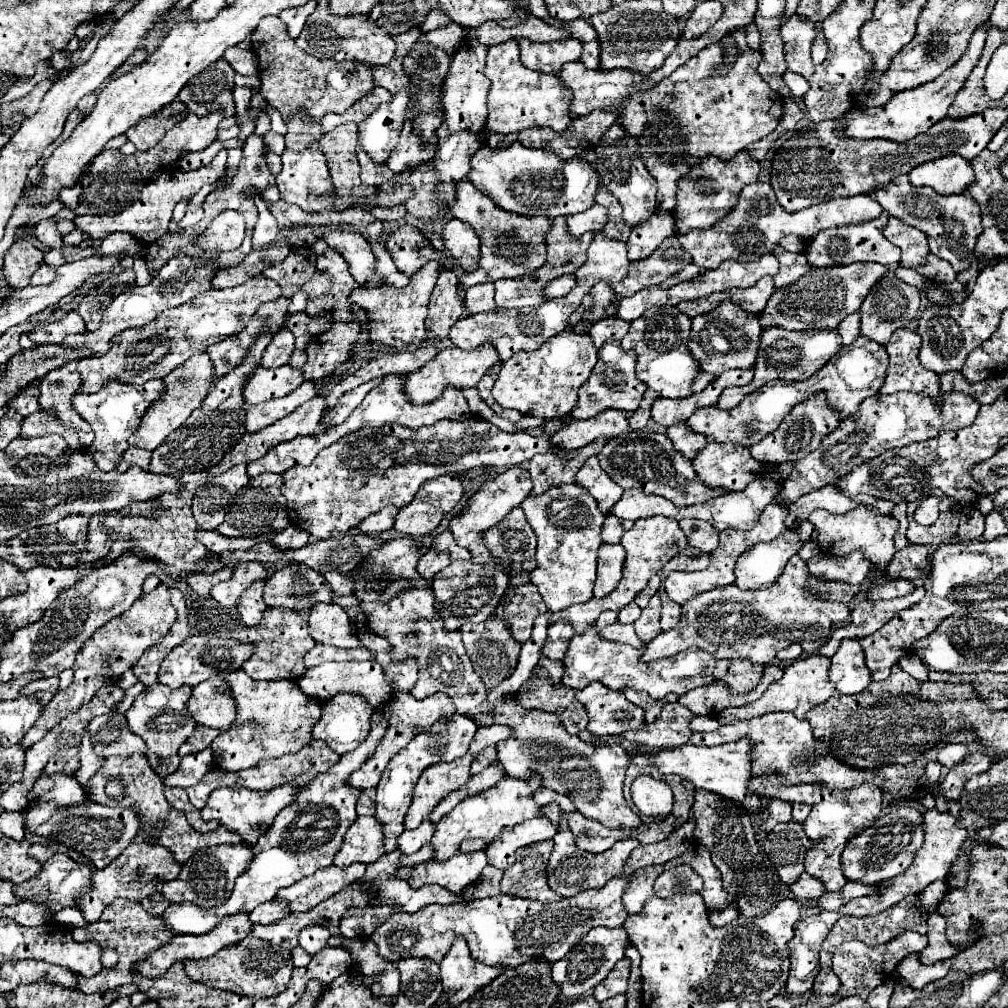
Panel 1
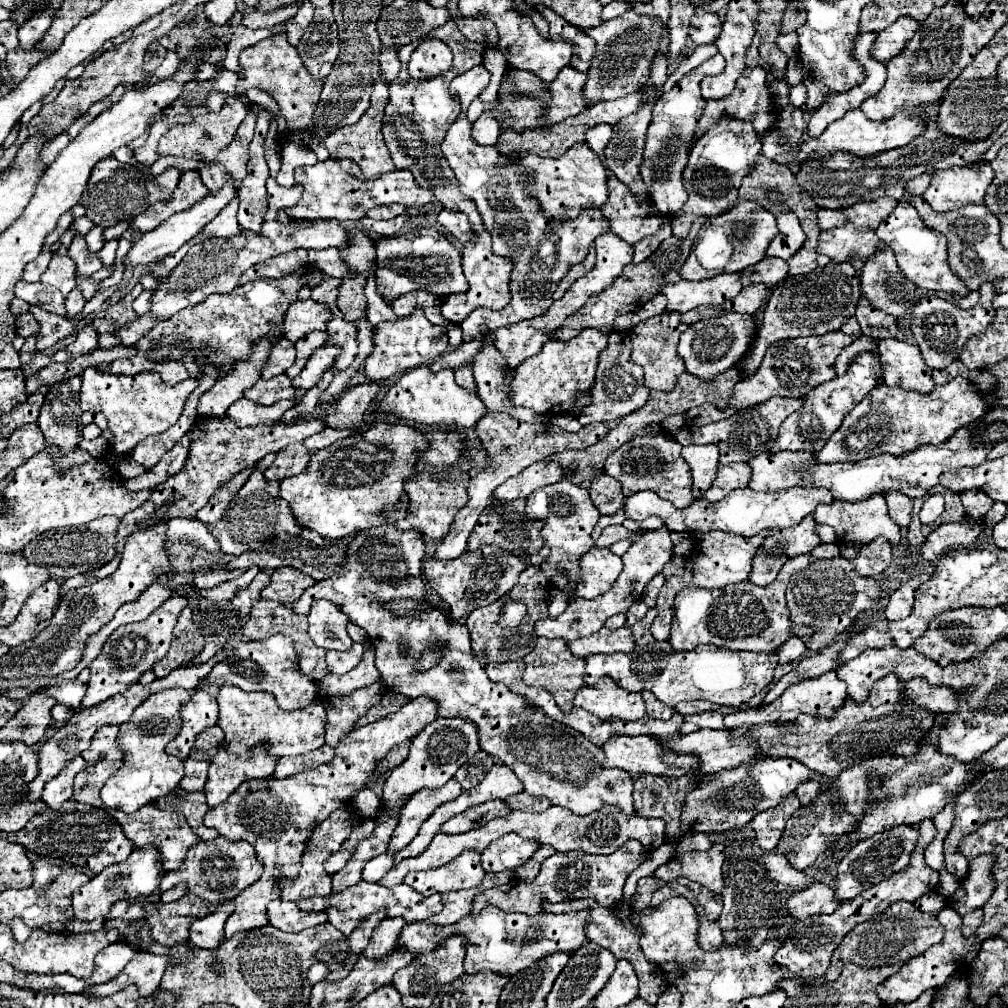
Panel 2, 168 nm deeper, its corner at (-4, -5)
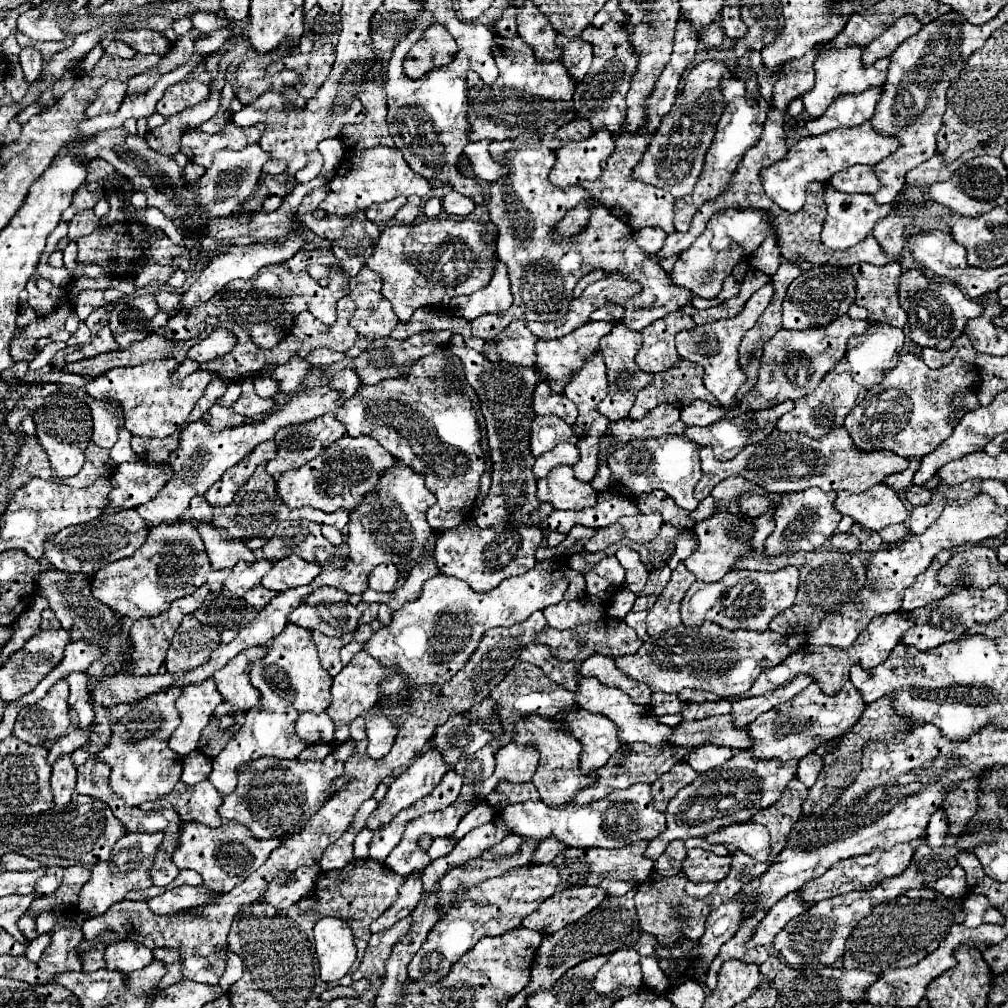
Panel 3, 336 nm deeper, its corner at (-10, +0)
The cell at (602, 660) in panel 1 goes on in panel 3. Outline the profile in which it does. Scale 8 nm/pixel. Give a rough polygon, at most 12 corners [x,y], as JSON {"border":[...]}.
{"border":[[715,623],[651,635],[617,669],[653,691],[737,697],[787,637]]}

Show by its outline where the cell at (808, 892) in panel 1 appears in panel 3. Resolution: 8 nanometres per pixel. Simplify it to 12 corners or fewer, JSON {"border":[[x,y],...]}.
{"border":[[747,821],[707,835],[709,843],[741,849],[759,863],[771,859],[767,829]]}

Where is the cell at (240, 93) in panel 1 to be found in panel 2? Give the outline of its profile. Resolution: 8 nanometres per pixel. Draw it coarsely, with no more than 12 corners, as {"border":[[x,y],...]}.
{"border":[[261,112],[239,186],[241,228],[259,232],[267,210],[263,142],[269,114]]}

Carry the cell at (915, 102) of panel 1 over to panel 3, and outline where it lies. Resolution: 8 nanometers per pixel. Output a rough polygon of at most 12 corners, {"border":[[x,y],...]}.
{"border":[[869,121],[797,141],[761,171],[769,199],[795,213],[809,181],[877,165],[901,147]]}

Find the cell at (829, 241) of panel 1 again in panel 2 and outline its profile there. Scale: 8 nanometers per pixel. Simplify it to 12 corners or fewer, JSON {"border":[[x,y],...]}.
{"border":[[897,200],[843,208],[845,226],[821,230],[817,252],[865,262],[881,248],[875,230]]}

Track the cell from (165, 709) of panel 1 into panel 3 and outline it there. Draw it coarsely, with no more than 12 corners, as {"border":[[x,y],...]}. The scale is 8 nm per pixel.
{"border":[[181,689],[131,707],[97,755],[129,807],[181,779],[167,741]]}

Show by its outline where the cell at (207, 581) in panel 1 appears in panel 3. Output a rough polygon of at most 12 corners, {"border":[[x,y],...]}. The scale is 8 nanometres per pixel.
{"border":[[199,523],[211,567],[257,561],[241,539]]}

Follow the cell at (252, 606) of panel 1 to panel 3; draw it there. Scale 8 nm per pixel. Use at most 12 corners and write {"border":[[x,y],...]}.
{"border":[[239,561],[225,581],[235,597],[257,587],[271,561]]}

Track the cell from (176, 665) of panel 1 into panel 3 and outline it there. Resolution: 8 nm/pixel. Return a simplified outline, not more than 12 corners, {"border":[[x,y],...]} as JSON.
{"border":[[287,623],[251,685],[263,701],[213,759],[209,781],[235,791],[239,767],[295,759],[301,711],[331,703],[333,677],[309,629]]}

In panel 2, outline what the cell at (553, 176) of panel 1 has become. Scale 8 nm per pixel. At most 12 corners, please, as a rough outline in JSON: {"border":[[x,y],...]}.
{"border":[[587,142],[533,168],[527,190],[553,218],[601,208],[605,168]]}

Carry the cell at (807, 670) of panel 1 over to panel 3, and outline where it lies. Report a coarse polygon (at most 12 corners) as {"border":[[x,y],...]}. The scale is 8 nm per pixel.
{"border":[[811,683],[749,725],[755,759],[801,759],[849,731],[865,703]]}

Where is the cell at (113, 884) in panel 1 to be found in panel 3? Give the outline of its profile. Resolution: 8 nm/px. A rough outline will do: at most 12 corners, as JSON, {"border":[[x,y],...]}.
{"border":[[127,833],[97,863],[77,909],[103,915],[153,885],[161,833]]}

